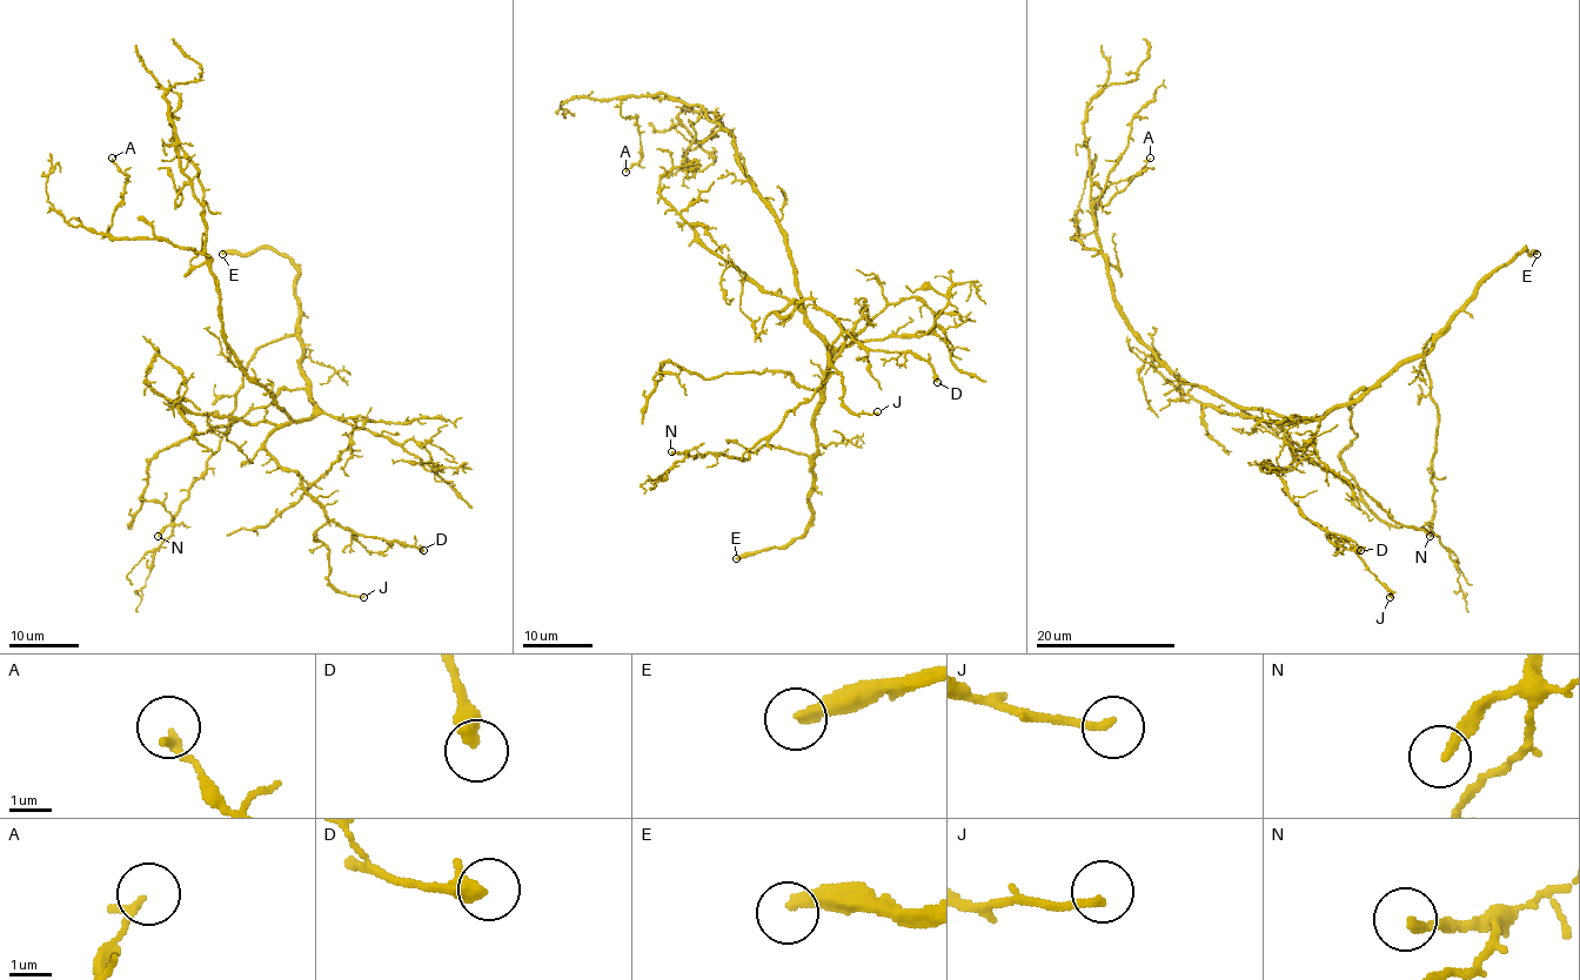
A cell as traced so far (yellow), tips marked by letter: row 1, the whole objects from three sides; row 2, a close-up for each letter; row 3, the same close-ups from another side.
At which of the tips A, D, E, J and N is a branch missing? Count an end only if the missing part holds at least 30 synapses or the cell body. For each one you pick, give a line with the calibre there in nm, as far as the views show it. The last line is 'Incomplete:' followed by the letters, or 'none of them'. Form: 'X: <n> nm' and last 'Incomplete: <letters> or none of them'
E: 320 nm
N: 220 nm
Incomplete: E, N

